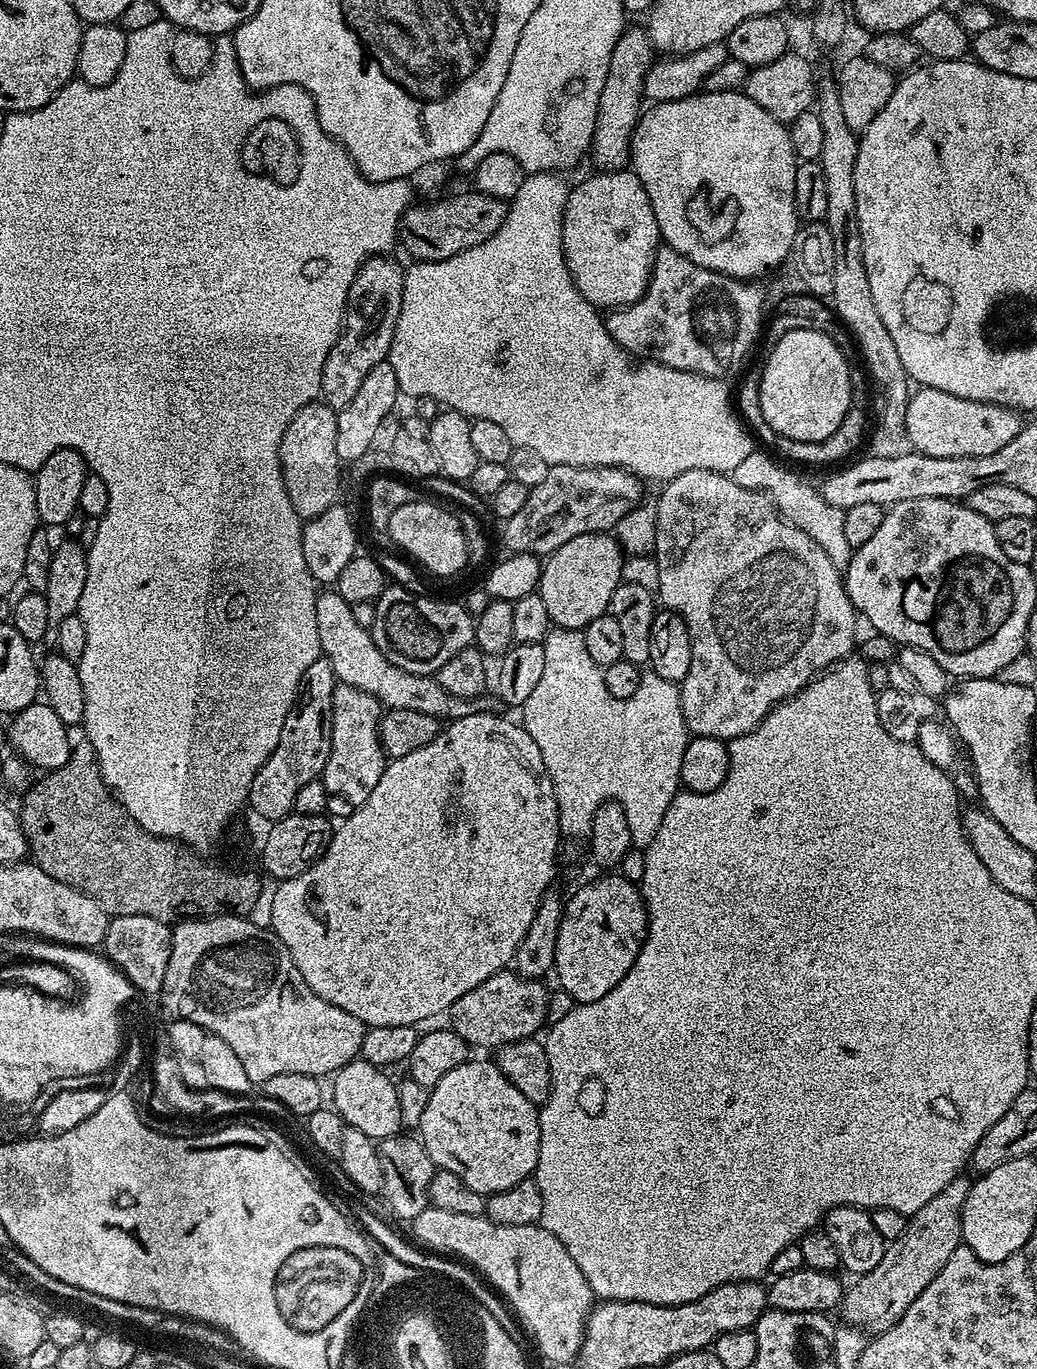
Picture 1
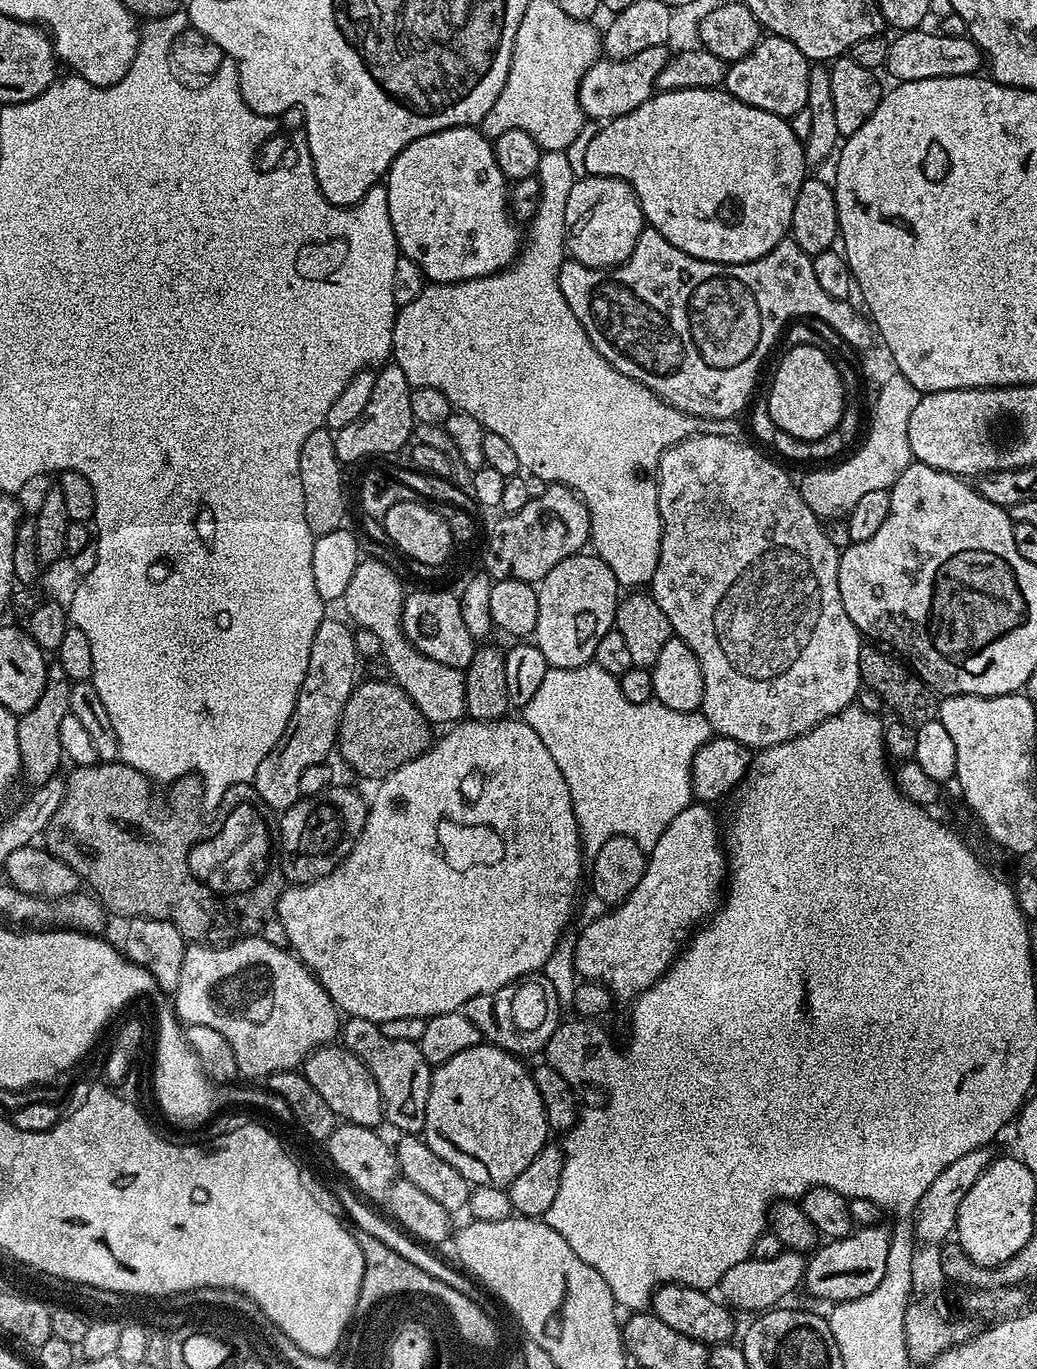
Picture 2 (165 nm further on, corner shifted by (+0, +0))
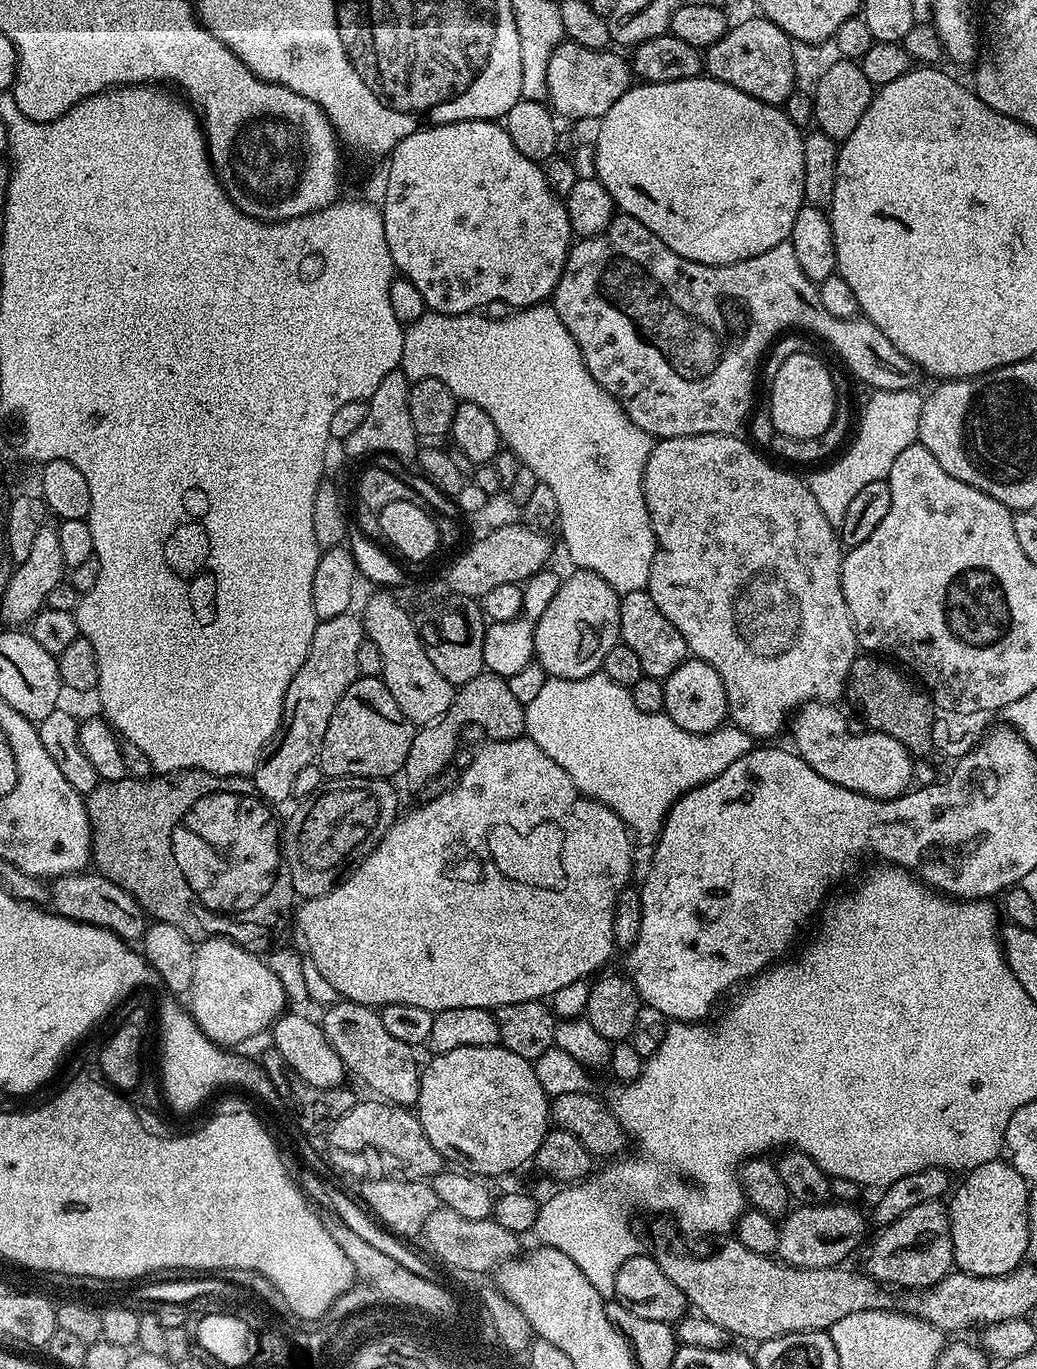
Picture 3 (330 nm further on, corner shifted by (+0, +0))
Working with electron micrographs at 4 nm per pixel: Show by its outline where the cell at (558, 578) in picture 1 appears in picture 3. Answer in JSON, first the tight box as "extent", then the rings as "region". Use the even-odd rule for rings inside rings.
{"extent":[534,570,620,680],"region":[[[583,570],[573,571],[573,576],[565,575],[558,586],[558,594],[546,606],[542,618],[536,623],[534,646],[535,659],[544,667],[549,677],[557,680],[573,680],[586,678],[590,674],[601,671],[606,654],[620,640],[620,596],[598,574]]]}

